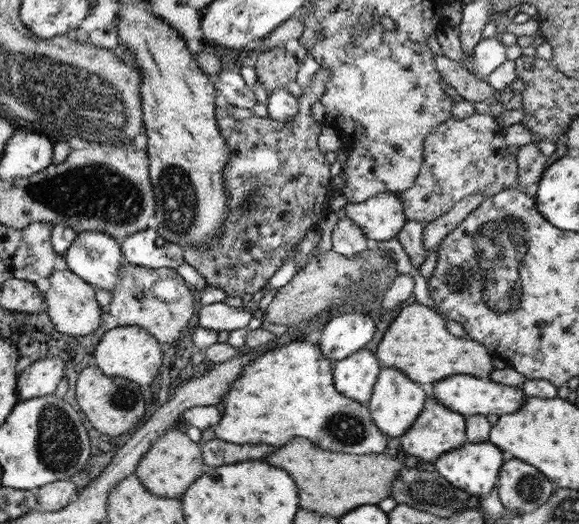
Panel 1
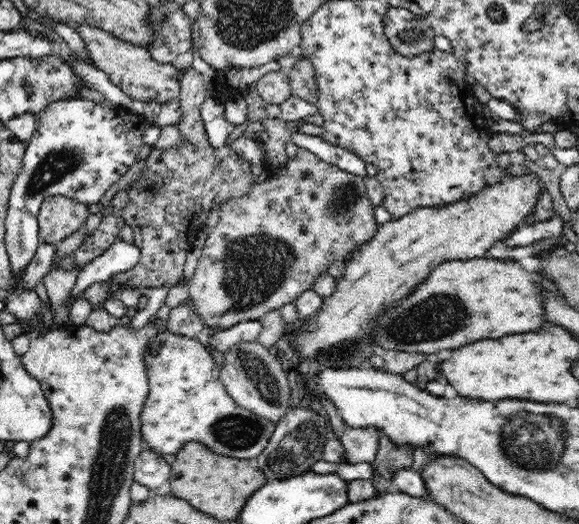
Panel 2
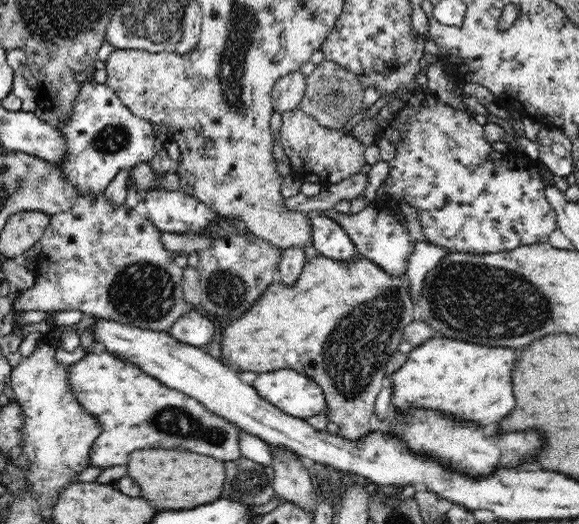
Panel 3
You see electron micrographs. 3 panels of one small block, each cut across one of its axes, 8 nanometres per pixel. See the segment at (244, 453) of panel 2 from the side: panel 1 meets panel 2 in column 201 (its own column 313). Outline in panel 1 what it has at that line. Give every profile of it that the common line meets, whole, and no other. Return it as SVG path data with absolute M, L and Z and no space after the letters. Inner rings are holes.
M305 340L294 341L280 349L267 351L260 355L260 358L248 362L232 382L228 392L222 396L224 415L220 416L220 422L214 426L216 438L231 444L272 444L272 446L284 446L294 438L308 438L319 448L334 452L361 455L384 452L391 438L376 427L365 404L352 400L336 390L330 366L332 362L328 357L324 357L320 345Z

